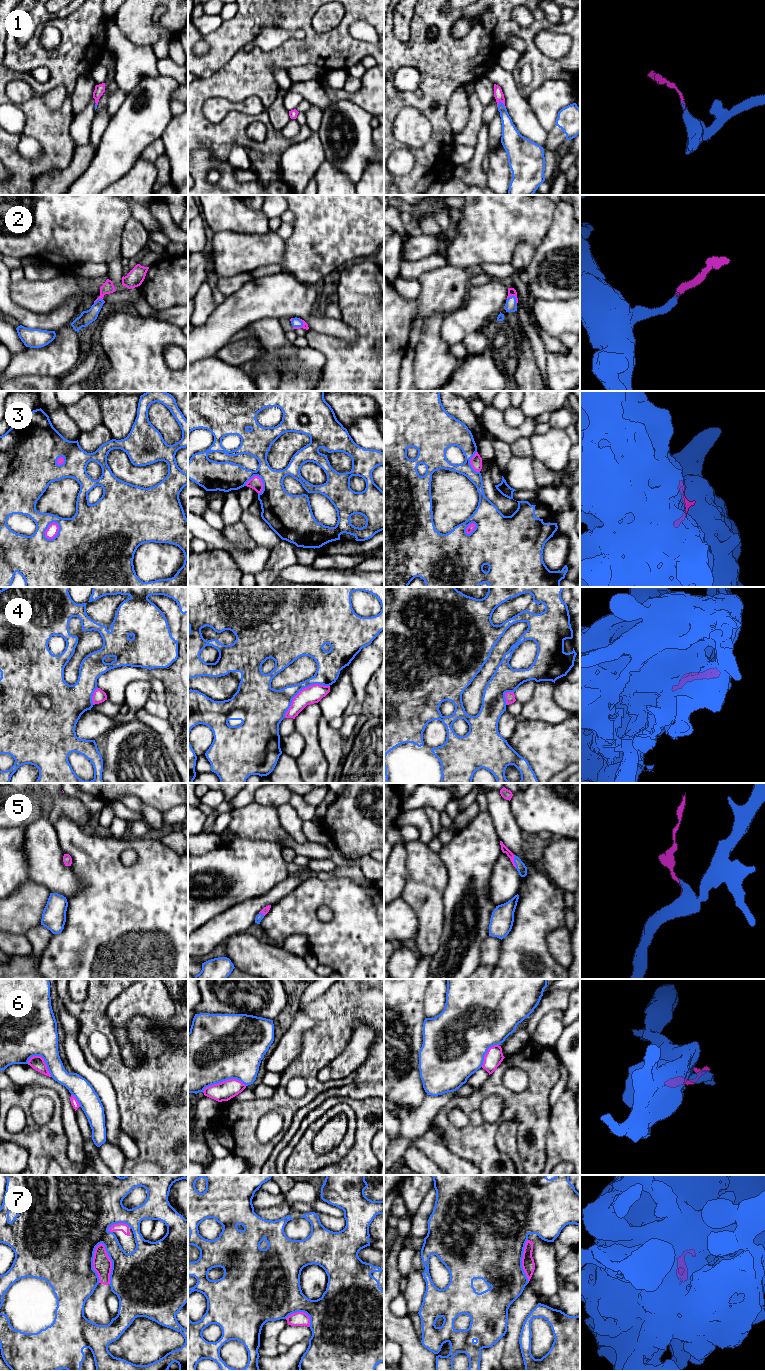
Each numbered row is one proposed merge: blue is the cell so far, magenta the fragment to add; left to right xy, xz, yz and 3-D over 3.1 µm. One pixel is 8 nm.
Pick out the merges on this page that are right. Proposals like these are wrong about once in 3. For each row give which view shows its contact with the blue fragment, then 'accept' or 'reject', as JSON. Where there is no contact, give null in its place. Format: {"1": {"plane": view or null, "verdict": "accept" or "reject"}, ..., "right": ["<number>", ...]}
{"1": {"plane": "yz", "verdict": "accept"}, "2": {"plane": "xz", "verdict": "accept"}, "3": {"plane": "xy", "verdict": "reject"}, "4": {"plane": "xz", "verdict": "reject"}, "5": {"plane": "yz", "verdict": "accept"}, "6": {"plane": "xz", "verdict": "reject"}, "7": {"plane": "xy", "verdict": "reject"}, "right": ["1", "2", "5"]}

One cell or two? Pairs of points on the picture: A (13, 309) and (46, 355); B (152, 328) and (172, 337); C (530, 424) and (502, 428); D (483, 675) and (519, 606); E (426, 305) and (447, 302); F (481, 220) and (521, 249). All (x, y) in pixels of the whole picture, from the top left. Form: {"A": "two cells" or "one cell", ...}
{"A": "two cells", "B": "one cell", "C": "one cell", "D": "one cell", "E": "one cell", "F": "two cells"}

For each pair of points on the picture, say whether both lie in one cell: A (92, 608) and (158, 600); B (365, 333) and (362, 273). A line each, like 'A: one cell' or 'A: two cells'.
A: one cell
B: one cell

